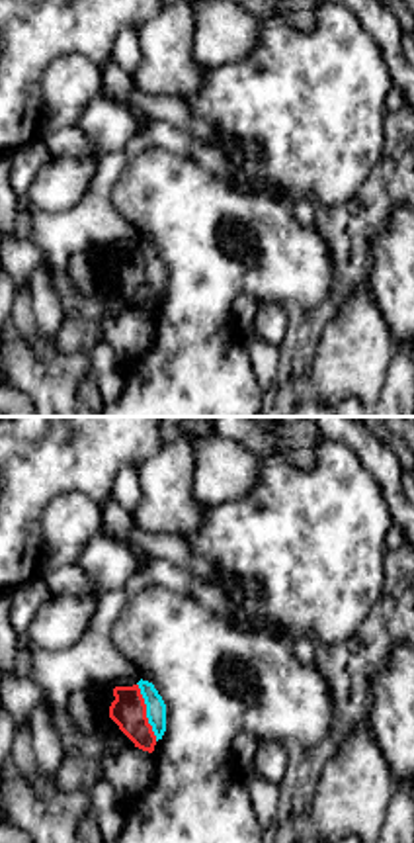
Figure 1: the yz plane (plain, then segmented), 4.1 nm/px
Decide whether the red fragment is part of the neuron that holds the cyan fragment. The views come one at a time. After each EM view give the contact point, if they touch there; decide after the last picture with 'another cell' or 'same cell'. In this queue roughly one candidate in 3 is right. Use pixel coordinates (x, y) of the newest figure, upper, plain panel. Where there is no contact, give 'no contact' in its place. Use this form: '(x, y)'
(147, 274)

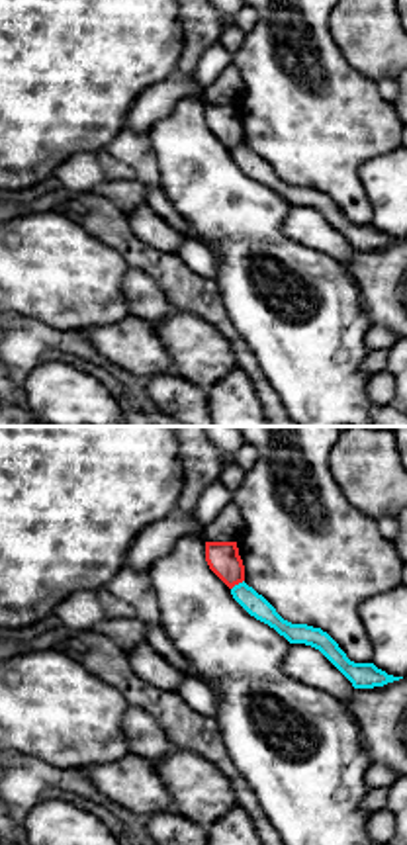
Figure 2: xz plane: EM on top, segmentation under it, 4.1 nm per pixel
(239, 145)

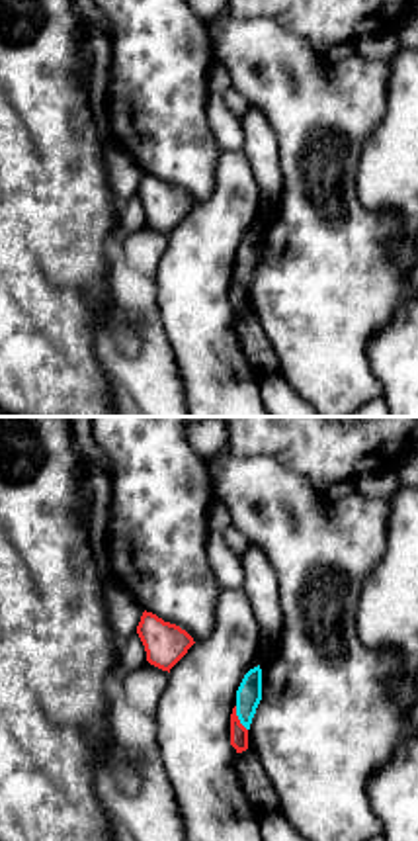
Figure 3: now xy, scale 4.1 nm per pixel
(239, 280)

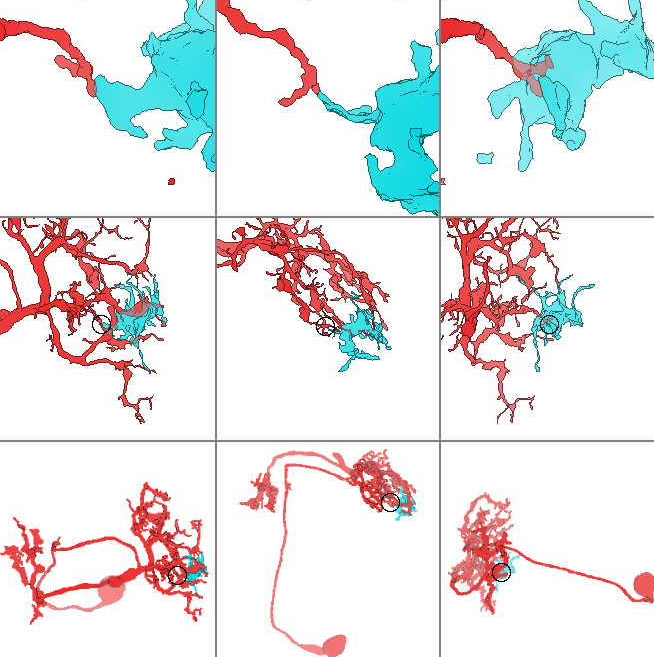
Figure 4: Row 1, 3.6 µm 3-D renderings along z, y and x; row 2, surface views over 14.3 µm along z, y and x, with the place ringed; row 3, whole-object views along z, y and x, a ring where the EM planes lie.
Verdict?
another cell

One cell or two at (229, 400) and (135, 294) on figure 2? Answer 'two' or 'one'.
two

